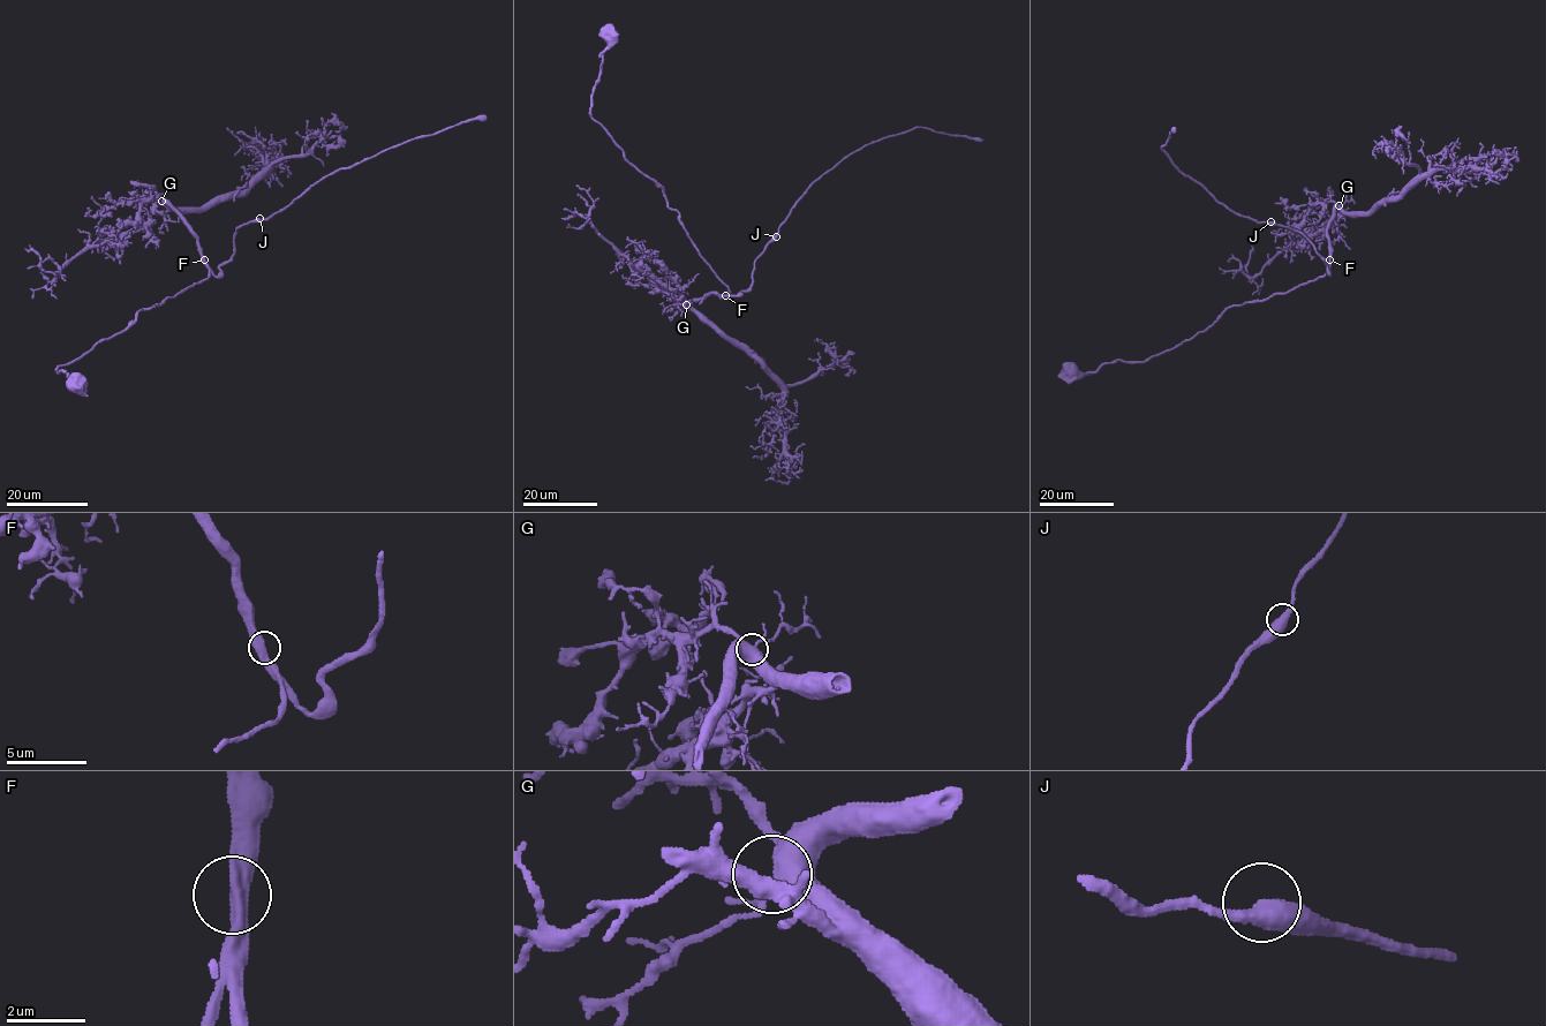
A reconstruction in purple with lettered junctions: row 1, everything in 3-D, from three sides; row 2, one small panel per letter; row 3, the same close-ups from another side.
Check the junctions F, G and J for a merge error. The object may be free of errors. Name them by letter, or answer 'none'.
none

